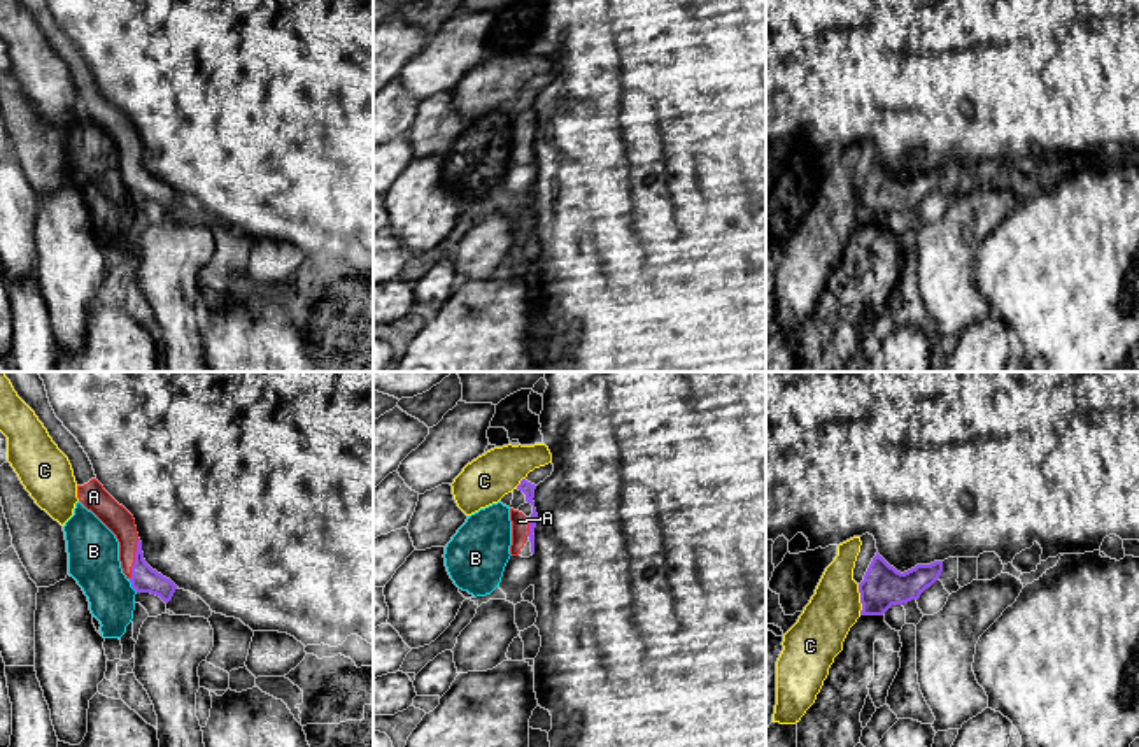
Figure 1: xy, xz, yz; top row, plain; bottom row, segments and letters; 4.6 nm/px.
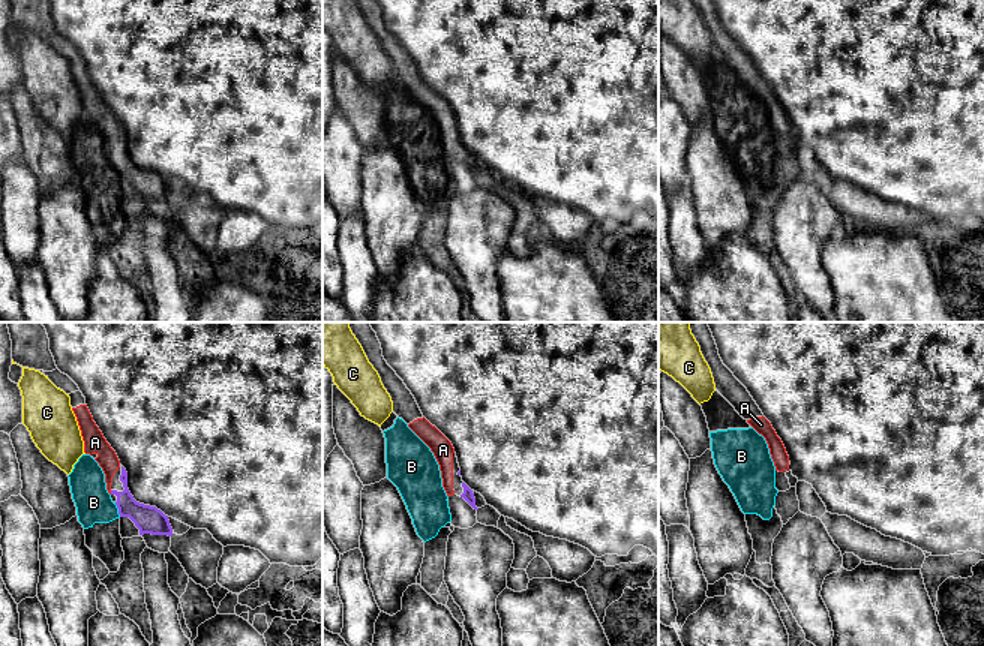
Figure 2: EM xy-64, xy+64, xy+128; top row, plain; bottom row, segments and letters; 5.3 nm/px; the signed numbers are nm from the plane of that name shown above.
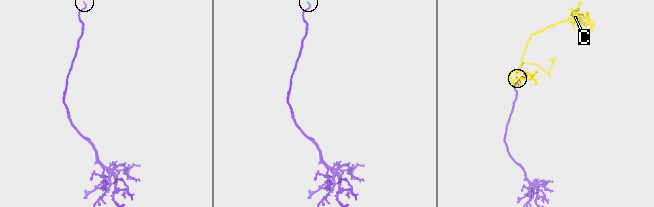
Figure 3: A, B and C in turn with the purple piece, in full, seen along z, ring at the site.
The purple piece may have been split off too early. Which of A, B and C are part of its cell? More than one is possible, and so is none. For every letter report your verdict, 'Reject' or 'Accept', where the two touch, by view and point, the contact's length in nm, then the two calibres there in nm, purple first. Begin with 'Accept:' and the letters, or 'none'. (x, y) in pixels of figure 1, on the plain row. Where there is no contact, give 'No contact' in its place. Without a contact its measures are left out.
Accept: A
A: Accept. Touches purple at xy (135, 167). Shared border 200 nm. Thickness 120 nm (purple) against 120 nm
B: Reject. Touches purple at xy (132, 193). Shared border 80 nm. Thickness 120 nm (purple) against 240 nm
C: Reject. Touches purple at yz (861, 207). Shared border 140 nm. Thickness 190 nm (purple) against 240 nm

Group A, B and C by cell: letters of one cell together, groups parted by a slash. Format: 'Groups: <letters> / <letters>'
Groups: A / B / C

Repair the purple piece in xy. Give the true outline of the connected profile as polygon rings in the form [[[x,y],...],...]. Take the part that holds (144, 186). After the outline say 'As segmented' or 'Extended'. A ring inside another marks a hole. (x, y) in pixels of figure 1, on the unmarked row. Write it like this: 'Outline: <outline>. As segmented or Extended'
Outline: [[[18,0],[18,4],[35,19],[53,49],[68,65],[77,89],[79,109],[116,142],[121,175],[131,195],[137,200],[156,202],[168,210],[177,193],[145,170],[133,123],[96,88],[88,61],[56,25],[47,0]]]. Extended

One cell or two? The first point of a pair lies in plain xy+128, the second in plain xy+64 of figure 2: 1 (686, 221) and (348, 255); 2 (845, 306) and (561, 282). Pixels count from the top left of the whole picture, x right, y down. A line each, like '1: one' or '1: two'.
1: one
2: one

